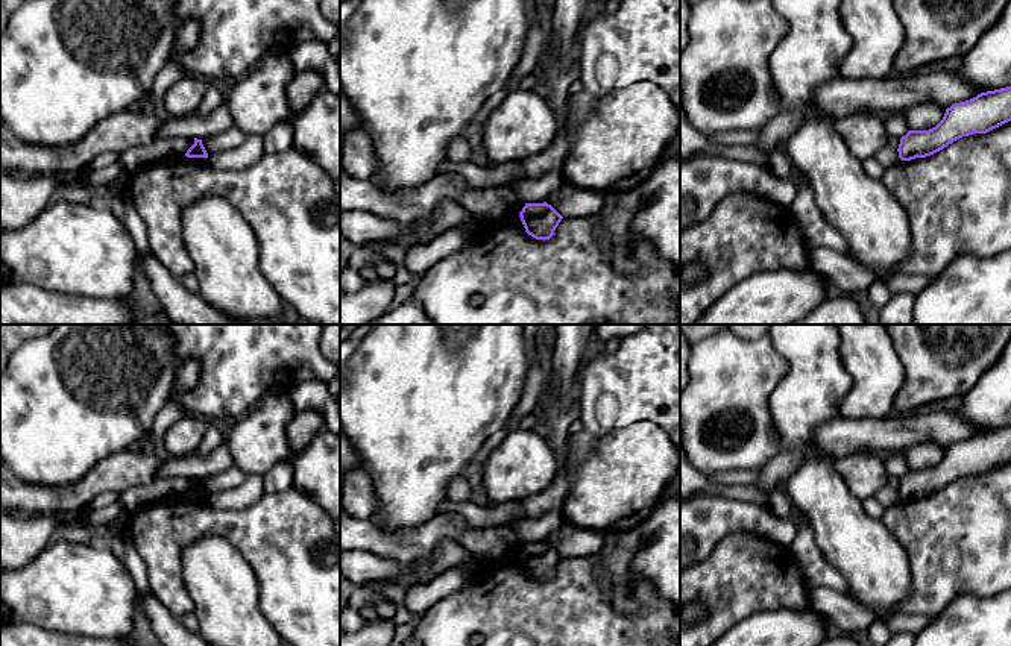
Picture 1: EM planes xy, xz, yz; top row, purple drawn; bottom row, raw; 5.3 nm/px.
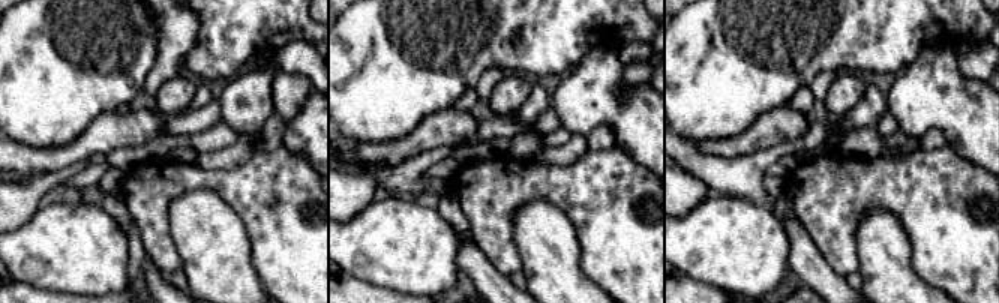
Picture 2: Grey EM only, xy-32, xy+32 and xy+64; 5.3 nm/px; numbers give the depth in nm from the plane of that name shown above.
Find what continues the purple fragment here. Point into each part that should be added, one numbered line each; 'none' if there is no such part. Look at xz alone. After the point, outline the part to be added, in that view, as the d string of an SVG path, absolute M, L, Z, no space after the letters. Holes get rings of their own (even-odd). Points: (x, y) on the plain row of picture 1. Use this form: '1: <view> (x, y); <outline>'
none

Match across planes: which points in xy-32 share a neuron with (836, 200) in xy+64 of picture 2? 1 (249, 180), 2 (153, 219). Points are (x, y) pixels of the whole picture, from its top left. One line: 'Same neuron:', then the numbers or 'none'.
Same neuron: 1, 2

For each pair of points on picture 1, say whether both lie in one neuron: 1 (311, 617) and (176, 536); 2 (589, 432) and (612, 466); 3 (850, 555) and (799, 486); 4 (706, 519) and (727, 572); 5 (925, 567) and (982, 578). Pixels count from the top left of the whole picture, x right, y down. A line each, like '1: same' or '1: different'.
1: same
2: different
3: same
4: different
5: same

